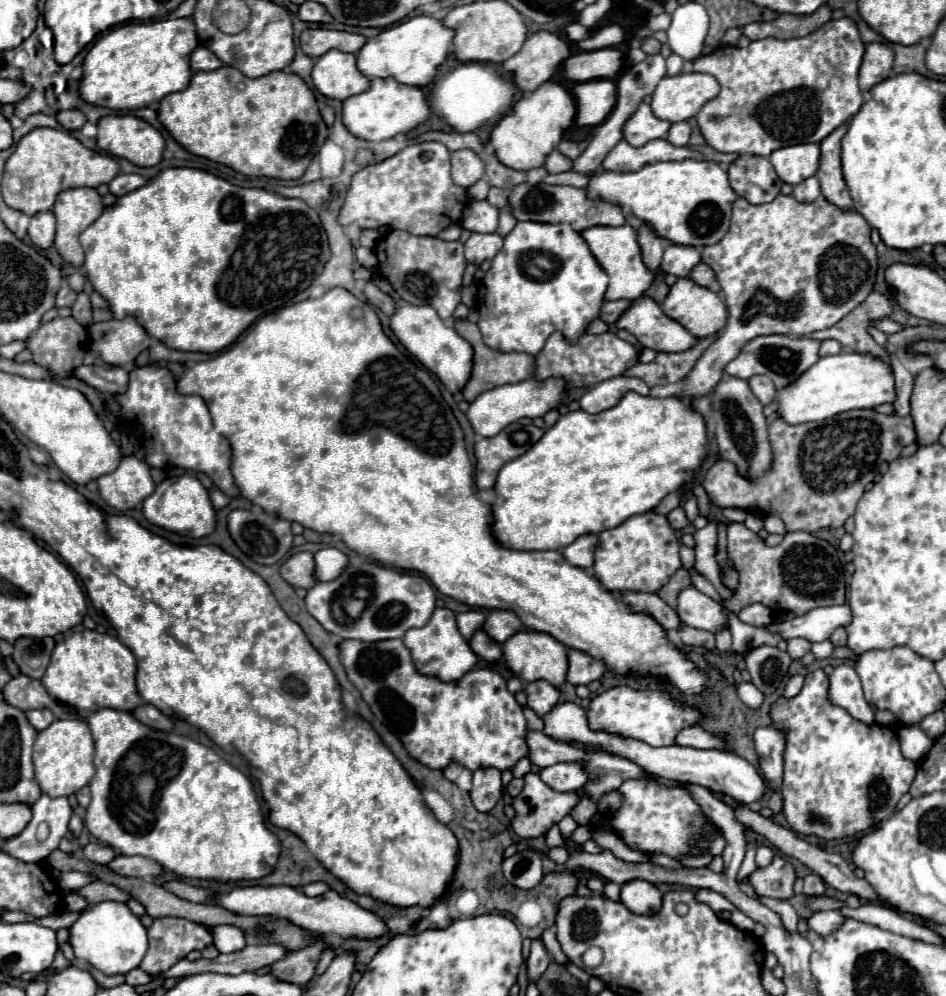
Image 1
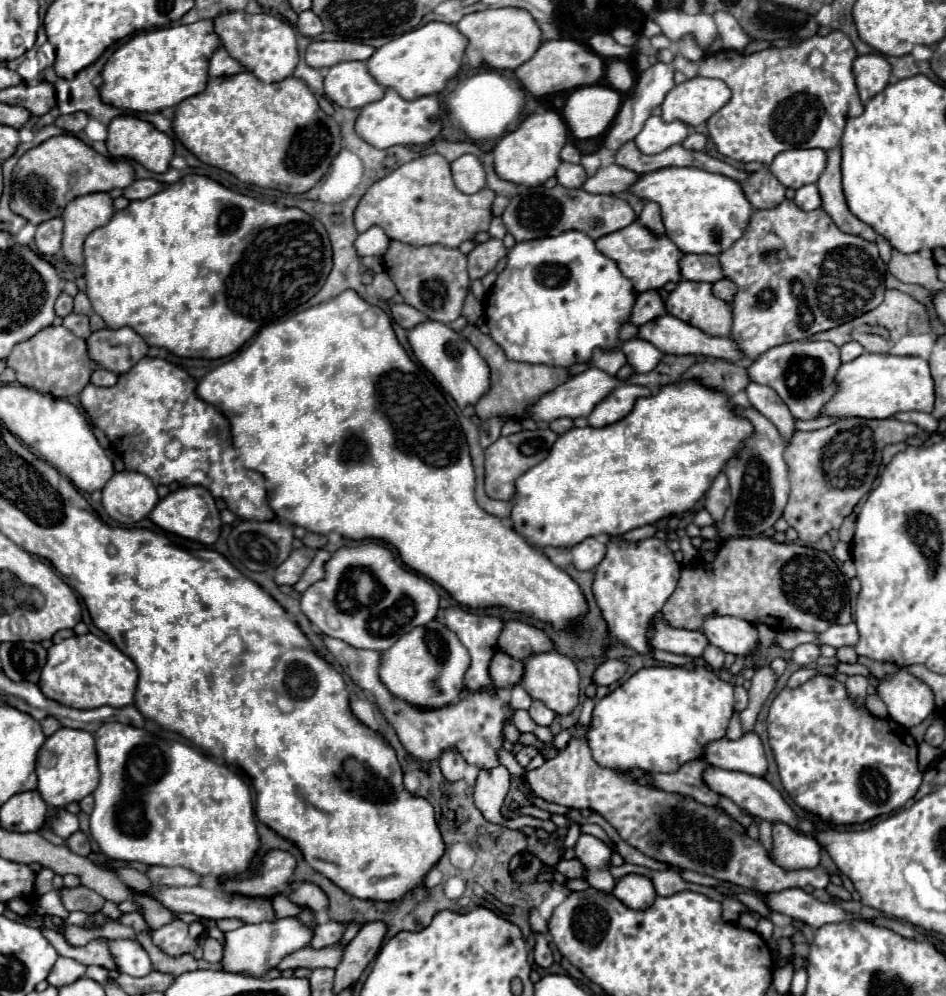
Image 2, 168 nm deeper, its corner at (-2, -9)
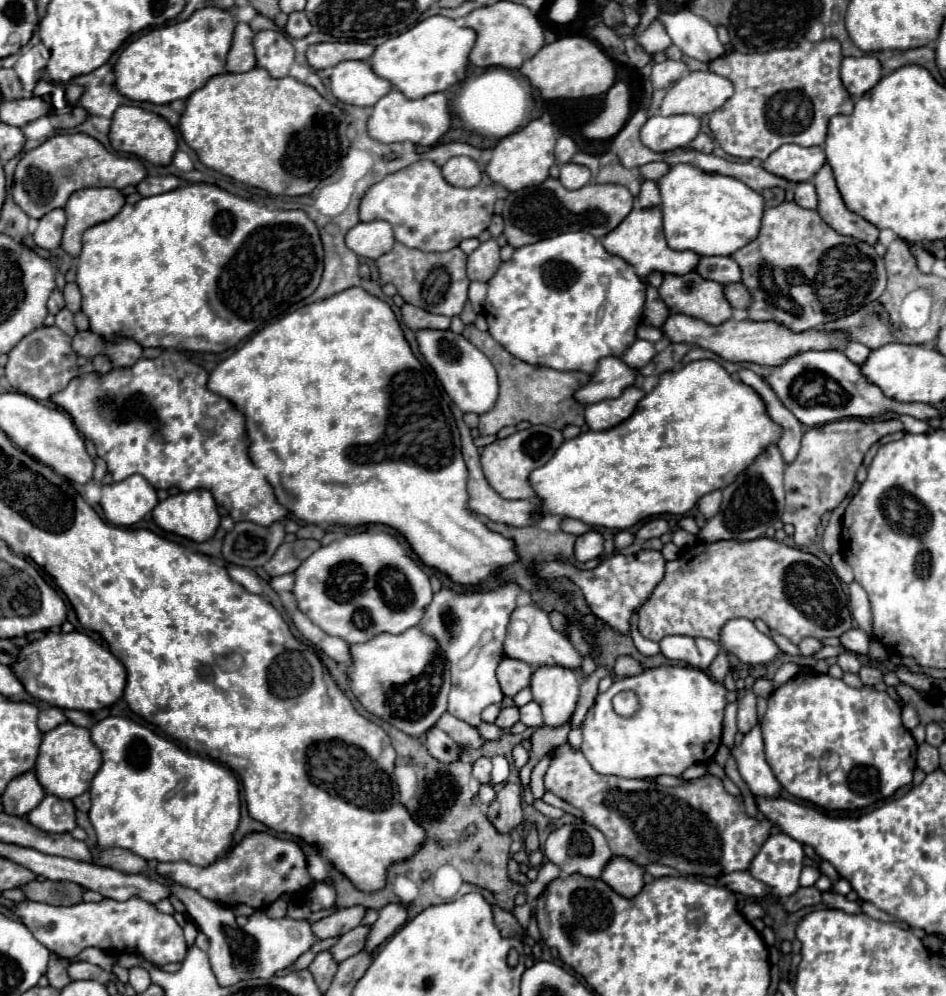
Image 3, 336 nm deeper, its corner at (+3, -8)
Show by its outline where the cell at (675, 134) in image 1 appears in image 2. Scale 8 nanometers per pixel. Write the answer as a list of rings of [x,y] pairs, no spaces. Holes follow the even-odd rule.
[[[692,133],[692,135],[688,135],[688,139],[682,145],[688,149],[694,149],[694,151],[702,151],[706,147],[706,137],[700,133]]]

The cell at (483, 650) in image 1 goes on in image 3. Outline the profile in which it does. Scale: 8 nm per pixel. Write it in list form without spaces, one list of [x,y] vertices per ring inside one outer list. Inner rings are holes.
[[[503,658],[497,666],[497,680],[499,680],[499,686],[503,690],[505,696],[515,696],[521,688],[529,686],[531,682],[531,674],[533,674],[533,668],[521,660],[513,660],[513,658]]]

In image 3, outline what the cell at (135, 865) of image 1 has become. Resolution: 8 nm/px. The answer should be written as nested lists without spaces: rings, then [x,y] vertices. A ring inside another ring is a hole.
[[[259,832],[245,836],[241,844],[237,844],[233,850],[229,850],[229,854],[207,868],[199,868],[189,862],[161,862],[157,864],[155,872],[173,884],[193,888],[201,896],[213,902],[221,902],[229,908],[235,904],[249,904],[257,910],[265,910],[279,896],[297,896],[311,886],[311,876],[307,872],[307,862],[301,848],[291,840],[281,840],[277,836]]]

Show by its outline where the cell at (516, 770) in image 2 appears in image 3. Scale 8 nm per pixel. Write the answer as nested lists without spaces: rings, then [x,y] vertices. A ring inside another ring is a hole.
[[[443,714],[437,720],[437,726],[447,732],[457,744],[461,744],[463,748],[481,748],[485,744],[485,738],[479,734],[479,730],[463,720],[457,720],[451,714]]]

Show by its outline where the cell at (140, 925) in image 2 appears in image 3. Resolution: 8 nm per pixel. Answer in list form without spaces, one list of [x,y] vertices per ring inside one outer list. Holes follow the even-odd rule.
[[[105,898],[103,902],[83,902],[75,906],[51,906],[23,900],[13,908],[13,912],[43,946],[63,958],[67,958],[67,954],[79,954],[81,950],[95,946],[111,954],[141,952],[153,964],[165,966],[171,962],[181,962],[187,954],[183,930],[175,918],[159,912],[153,904],[139,898],[131,898],[127,902]]]

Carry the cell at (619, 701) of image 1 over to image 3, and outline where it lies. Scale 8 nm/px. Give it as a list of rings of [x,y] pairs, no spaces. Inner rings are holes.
[[[659,666],[647,668],[637,676],[617,678],[613,686],[599,694],[595,704],[585,716],[583,722],[583,744],[581,752],[585,754],[591,768],[599,774],[615,774],[623,778],[647,778],[647,776],[681,776],[681,772],[693,764],[703,764],[713,758],[721,744],[723,728],[723,710],[727,706],[727,688],[721,682],[715,682],[703,670],[693,666]],[[619,692],[635,692],[639,698],[639,710],[633,716],[619,716],[613,710],[611,698]]]

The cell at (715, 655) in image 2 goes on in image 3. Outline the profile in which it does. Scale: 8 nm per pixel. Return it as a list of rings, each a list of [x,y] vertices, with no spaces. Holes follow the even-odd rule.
[[[719,652],[719,654],[715,656],[715,660],[713,660],[711,666],[709,666],[709,672],[711,672],[711,676],[713,676],[717,682],[723,682],[725,674],[729,672],[729,658],[727,658],[725,652]]]

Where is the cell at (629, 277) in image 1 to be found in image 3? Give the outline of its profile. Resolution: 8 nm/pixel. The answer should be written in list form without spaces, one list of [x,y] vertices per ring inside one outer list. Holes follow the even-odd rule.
[[[649,208],[649,210],[633,210],[615,230],[611,230],[611,234],[607,234],[603,240],[603,246],[607,252],[623,258],[627,264],[637,266],[637,276],[645,278],[651,272],[663,272],[663,274],[675,274],[675,276],[683,276],[687,272],[691,272],[697,262],[699,256],[691,250],[671,250],[665,242],[665,234],[663,234],[663,222],[661,222],[661,210],[659,208]]]

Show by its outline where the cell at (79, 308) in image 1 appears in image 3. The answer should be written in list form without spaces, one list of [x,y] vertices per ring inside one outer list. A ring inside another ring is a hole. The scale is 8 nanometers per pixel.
[[[71,282],[71,284],[67,284],[67,286],[65,286],[63,296],[65,296],[67,310],[71,310],[73,314],[81,310],[81,292],[79,292],[79,286],[77,286],[75,282]]]

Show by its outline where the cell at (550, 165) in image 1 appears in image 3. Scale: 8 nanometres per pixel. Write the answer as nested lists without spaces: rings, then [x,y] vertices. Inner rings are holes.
[[[567,162],[563,166],[559,166],[561,174],[559,174],[559,182],[563,182],[563,186],[567,190],[577,190],[577,188],[583,188],[585,184],[589,184],[589,168],[585,166],[579,166],[579,164],[573,164],[573,162]]]

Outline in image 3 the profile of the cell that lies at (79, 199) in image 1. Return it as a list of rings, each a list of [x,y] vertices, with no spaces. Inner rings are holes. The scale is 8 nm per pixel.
[[[85,188],[75,192],[63,208],[67,224],[61,248],[71,256],[79,256],[83,232],[95,224],[111,220],[123,204],[125,198],[115,188]]]

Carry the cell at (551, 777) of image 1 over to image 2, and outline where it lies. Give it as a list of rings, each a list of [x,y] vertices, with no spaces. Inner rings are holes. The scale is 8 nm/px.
[[[572,737],[558,757],[528,771],[526,781],[538,797],[550,803],[600,813],[618,831],[622,841],[660,863],[710,875],[718,881],[730,881],[756,893],[782,891],[790,887],[802,889],[806,885],[824,889],[830,883],[828,873],[822,867],[784,871],[774,865],[762,843],[750,839],[746,835],[746,827],[718,807],[708,807],[692,797],[640,785],[632,775],[600,767],[592,759],[584,737]]]

